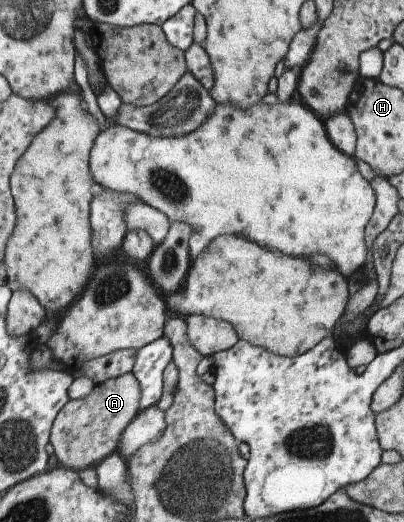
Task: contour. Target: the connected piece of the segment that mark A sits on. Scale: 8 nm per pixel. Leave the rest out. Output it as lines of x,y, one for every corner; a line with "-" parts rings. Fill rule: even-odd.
126,373
95,385
81,399
70,399
54,419
49,436
58,464
81,471
118,450
124,429
138,414
140,395
140,383
133,373

